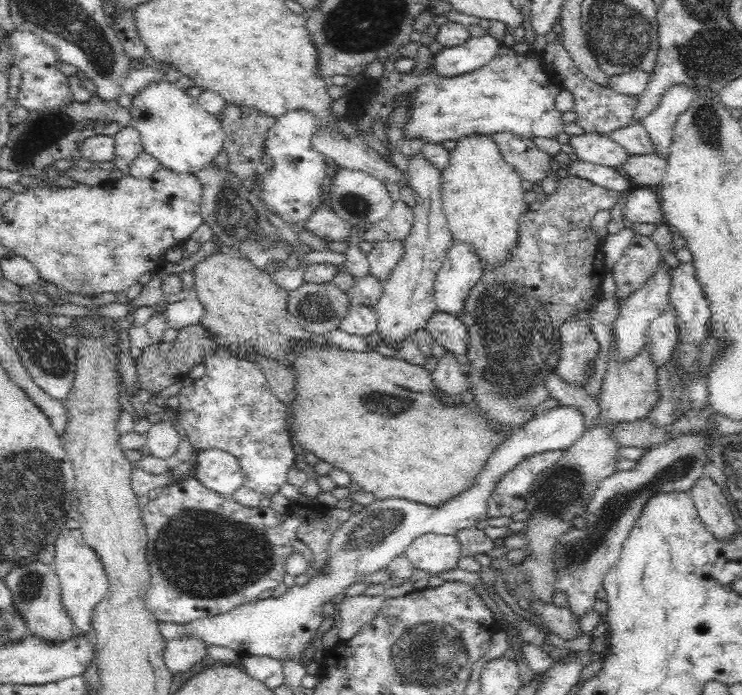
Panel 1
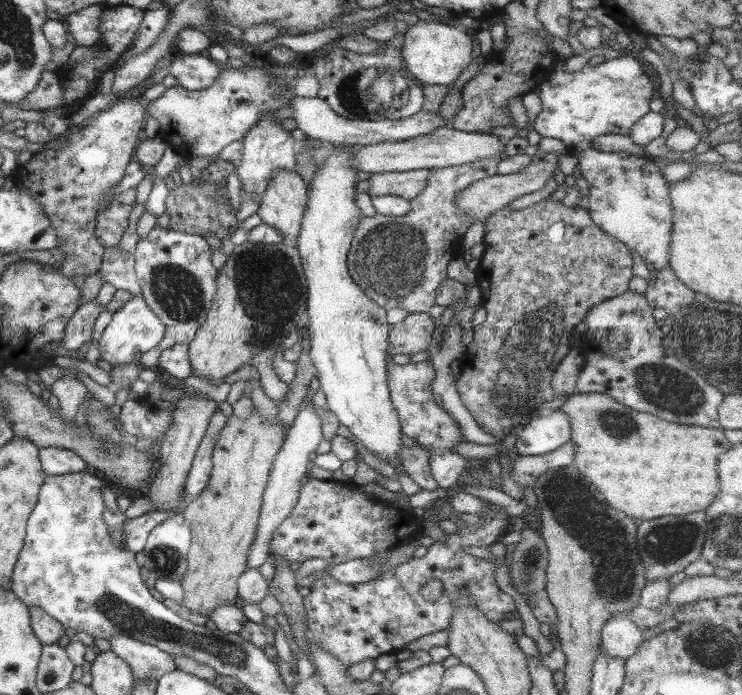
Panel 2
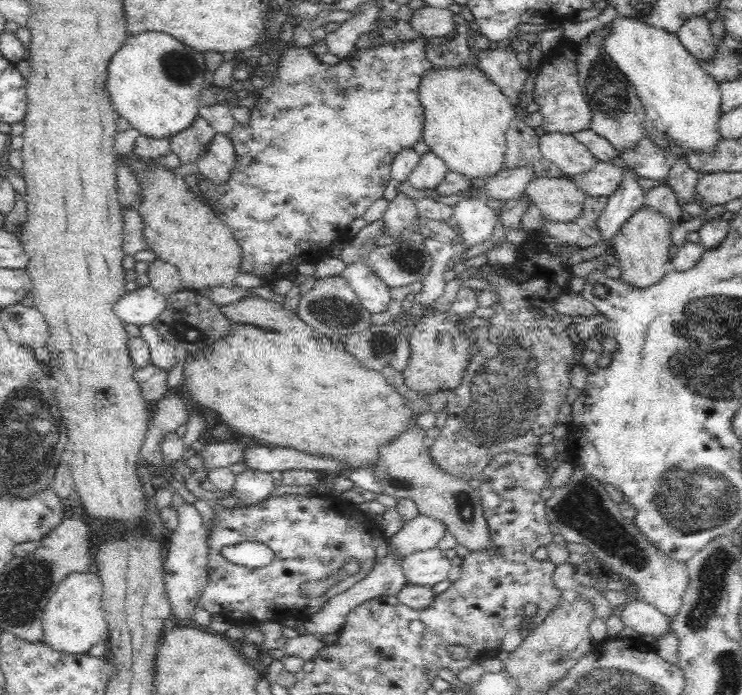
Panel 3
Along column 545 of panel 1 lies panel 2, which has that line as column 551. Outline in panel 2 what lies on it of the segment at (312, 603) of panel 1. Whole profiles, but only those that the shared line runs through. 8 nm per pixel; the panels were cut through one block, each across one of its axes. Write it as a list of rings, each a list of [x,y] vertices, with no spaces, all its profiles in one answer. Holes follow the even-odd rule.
[[[560,409],[539,413],[518,430],[513,450],[518,455],[543,455],[563,446],[570,434],[569,420]]]

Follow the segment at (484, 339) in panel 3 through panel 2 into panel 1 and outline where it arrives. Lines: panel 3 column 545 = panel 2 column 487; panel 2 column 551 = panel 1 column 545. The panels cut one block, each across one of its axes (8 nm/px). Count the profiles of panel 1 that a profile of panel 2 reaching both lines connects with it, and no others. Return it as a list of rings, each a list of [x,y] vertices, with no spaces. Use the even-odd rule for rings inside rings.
[[[572,174],[561,178],[557,181],[556,192],[548,195],[541,210],[528,211],[522,216],[519,221],[519,244],[510,252],[509,262],[504,267],[484,271],[480,281],[470,290],[466,308],[458,318],[469,333],[466,354],[471,365],[466,369],[467,382],[476,403],[484,408],[486,417],[492,423],[518,429],[534,418],[534,407],[549,397],[543,382],[550,371],[555,371],[558,362],[560,328],[564,322],[595,302],[606,276],[602,243],[597,239],[591,223],[600,210],[610,210],[620,198],[622,194]],[[536,222],[554,222],[554,226],[564,232],[564,240],[558,240],[558,254],[546,240],[536,238]]]

